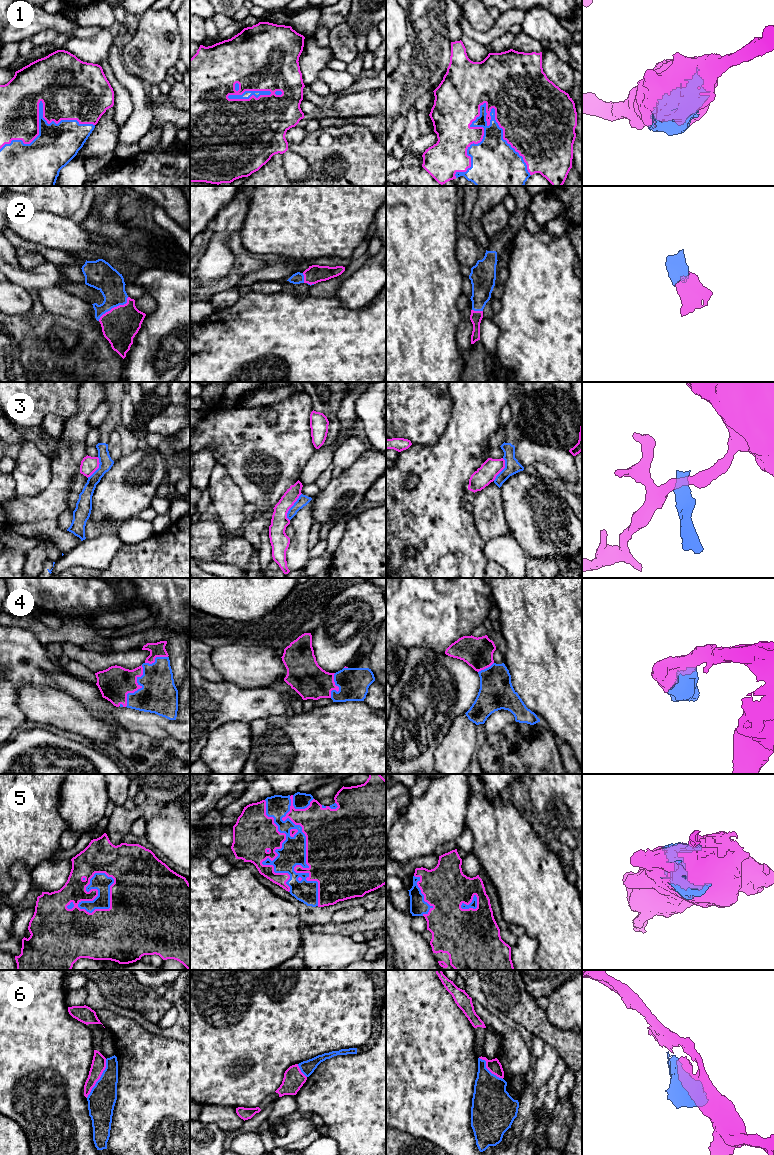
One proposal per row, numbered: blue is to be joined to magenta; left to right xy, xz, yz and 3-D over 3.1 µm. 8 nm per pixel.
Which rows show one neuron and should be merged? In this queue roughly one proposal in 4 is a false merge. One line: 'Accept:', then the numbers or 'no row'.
Accept: 1, 2, 4, 5, 6

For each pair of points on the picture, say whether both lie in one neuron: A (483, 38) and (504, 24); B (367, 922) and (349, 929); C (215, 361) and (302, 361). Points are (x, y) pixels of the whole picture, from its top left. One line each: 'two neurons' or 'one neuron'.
A: one neuron
B: one neuron
C: one neuron

